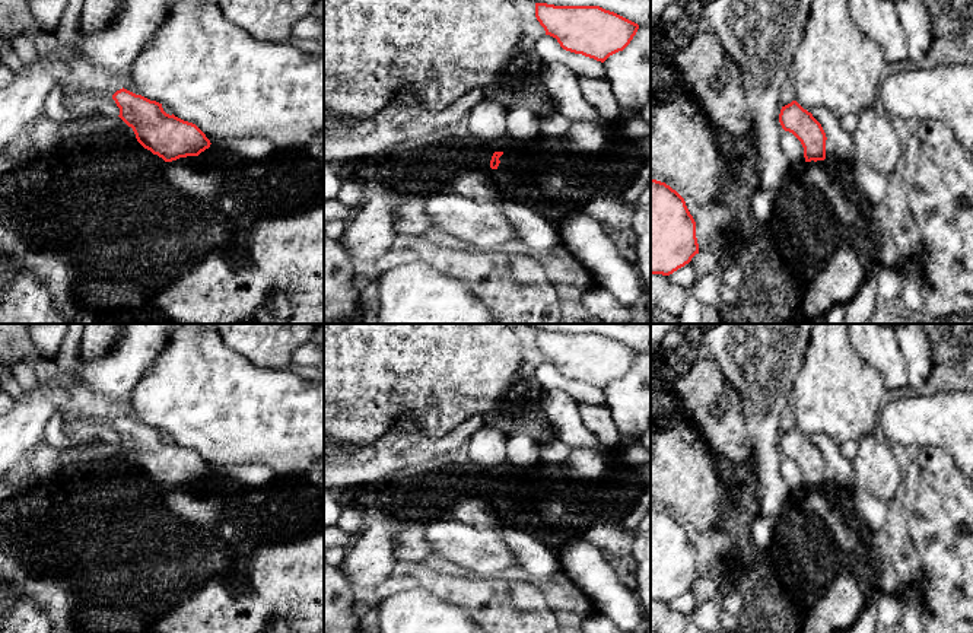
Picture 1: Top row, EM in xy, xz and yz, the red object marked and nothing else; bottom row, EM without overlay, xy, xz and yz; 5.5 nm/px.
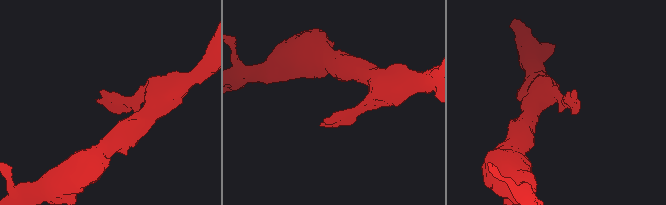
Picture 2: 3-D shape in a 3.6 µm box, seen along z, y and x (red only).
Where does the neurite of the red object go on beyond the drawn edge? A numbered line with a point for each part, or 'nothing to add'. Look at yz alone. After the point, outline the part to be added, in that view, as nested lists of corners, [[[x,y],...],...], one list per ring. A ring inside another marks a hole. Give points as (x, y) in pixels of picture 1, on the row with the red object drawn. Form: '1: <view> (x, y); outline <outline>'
nothing to add

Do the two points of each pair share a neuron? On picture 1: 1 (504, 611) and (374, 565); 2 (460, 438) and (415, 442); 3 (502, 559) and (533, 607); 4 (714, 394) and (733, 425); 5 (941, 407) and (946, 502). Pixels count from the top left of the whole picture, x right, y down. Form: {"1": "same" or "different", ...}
{"1": "different", "2": "same", "3": "different", "4": "same", "5": "different"}

